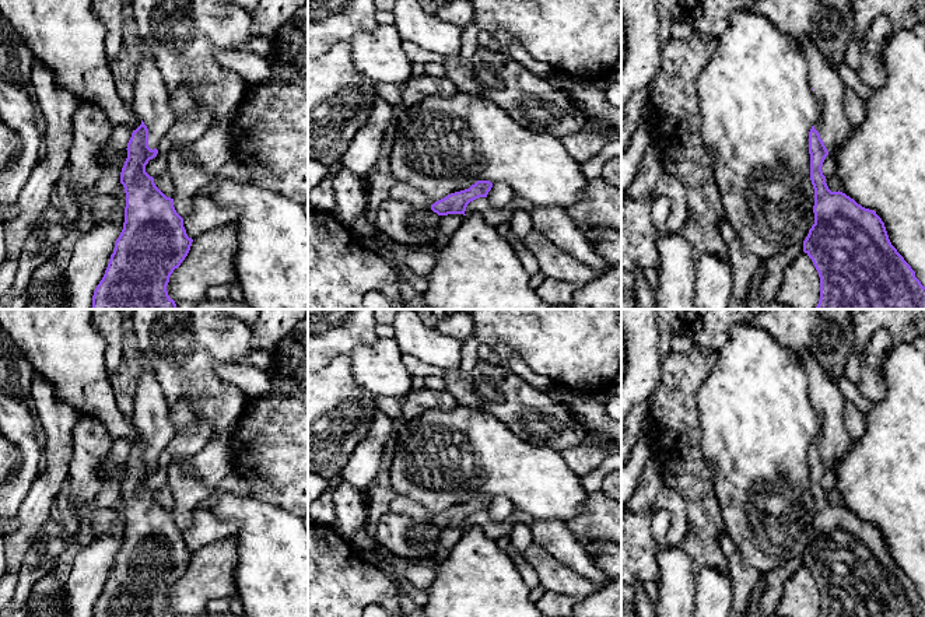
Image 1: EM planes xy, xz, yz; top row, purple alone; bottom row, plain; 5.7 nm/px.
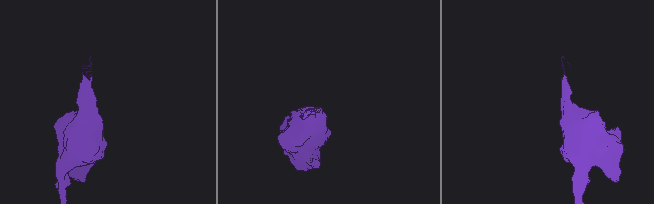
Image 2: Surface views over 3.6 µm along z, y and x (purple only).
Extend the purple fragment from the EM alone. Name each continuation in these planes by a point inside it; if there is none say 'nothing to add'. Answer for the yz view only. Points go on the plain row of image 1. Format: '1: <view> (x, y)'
1: yz (833, 440)

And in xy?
1: xy (151, 412)

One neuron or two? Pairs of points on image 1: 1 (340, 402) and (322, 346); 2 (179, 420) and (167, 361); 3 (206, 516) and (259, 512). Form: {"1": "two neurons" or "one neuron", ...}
{"1": "two neurons", "2": "two neurons", "3": "two neurons"}

